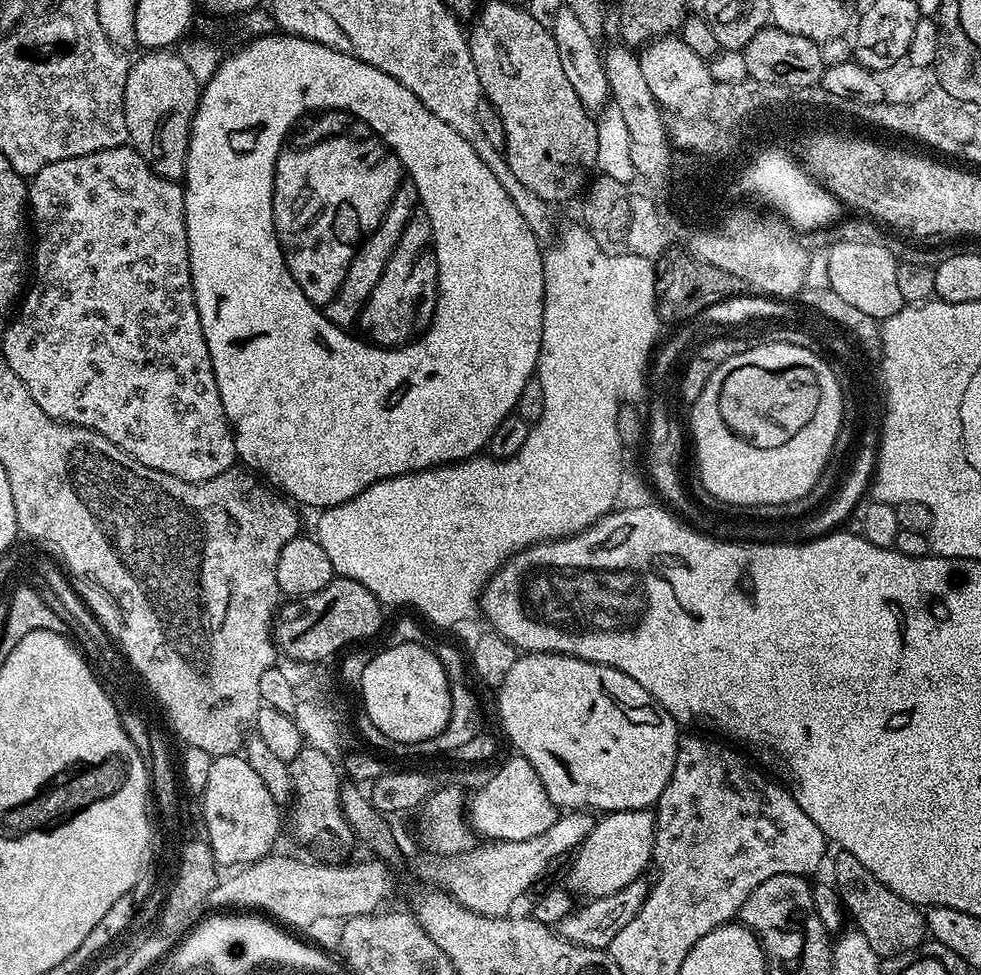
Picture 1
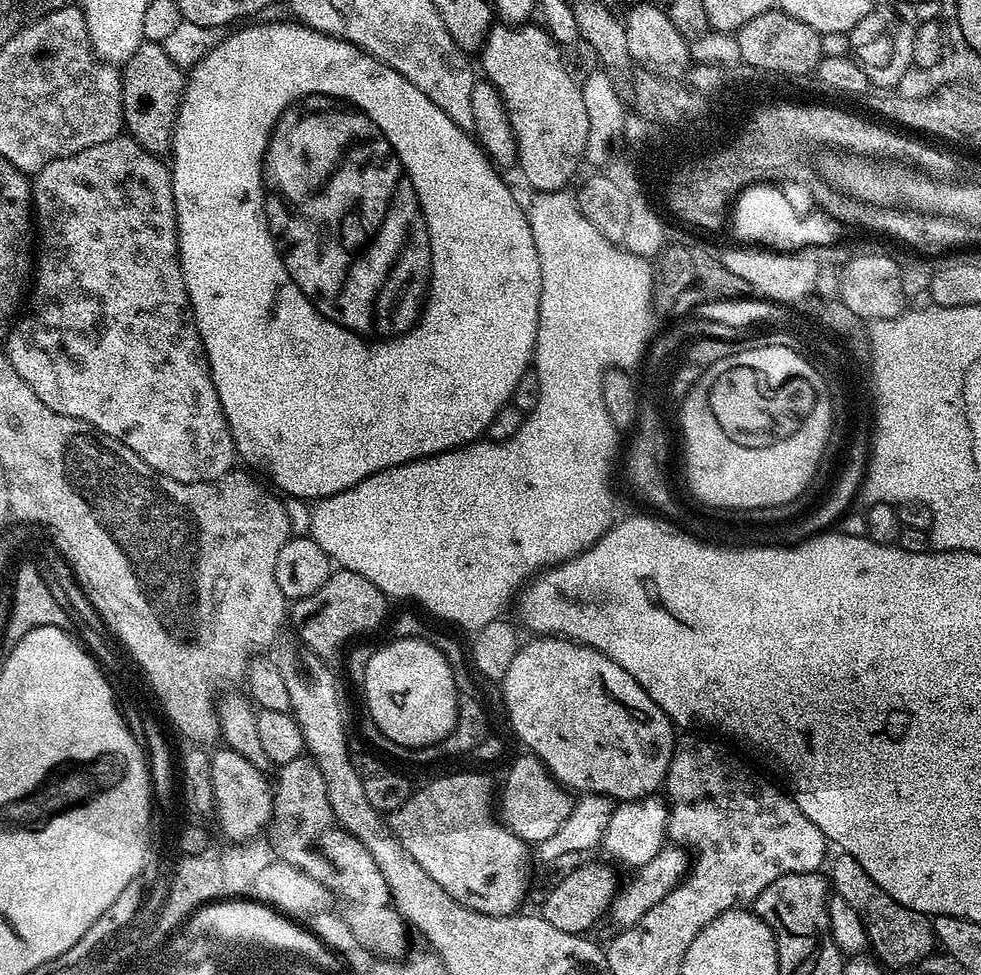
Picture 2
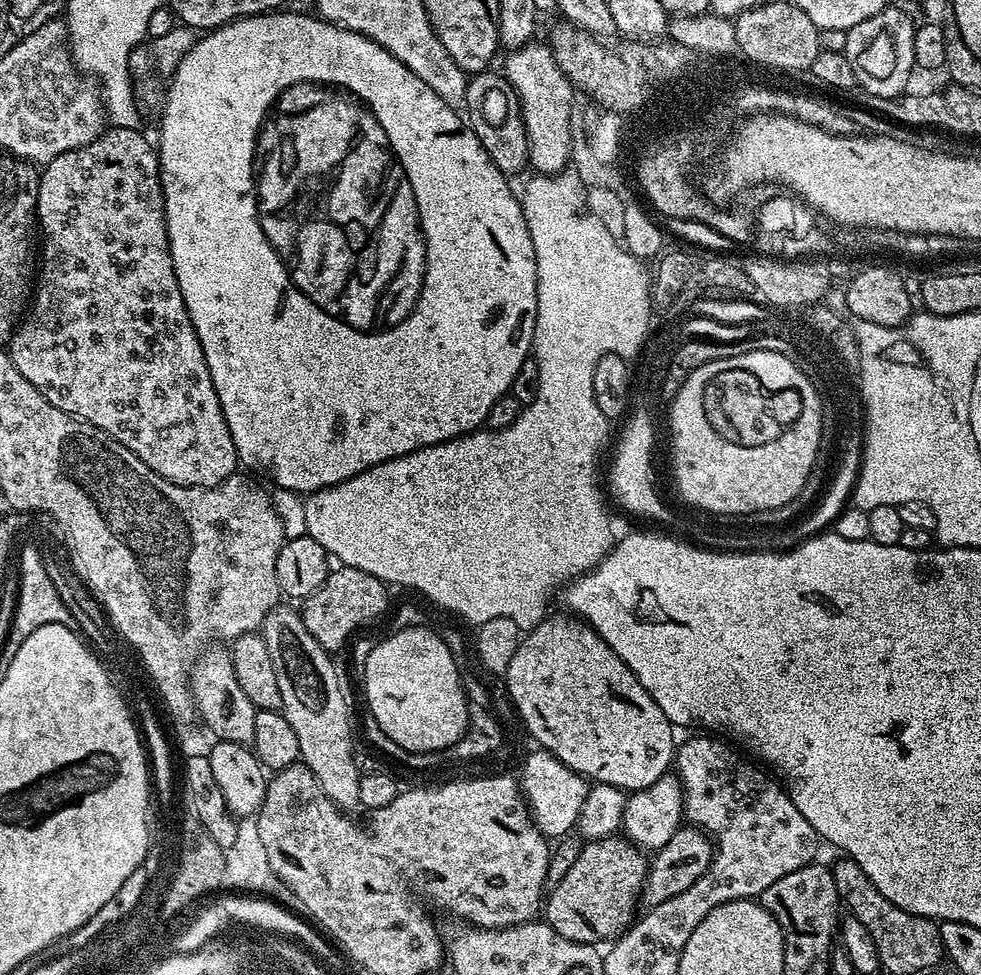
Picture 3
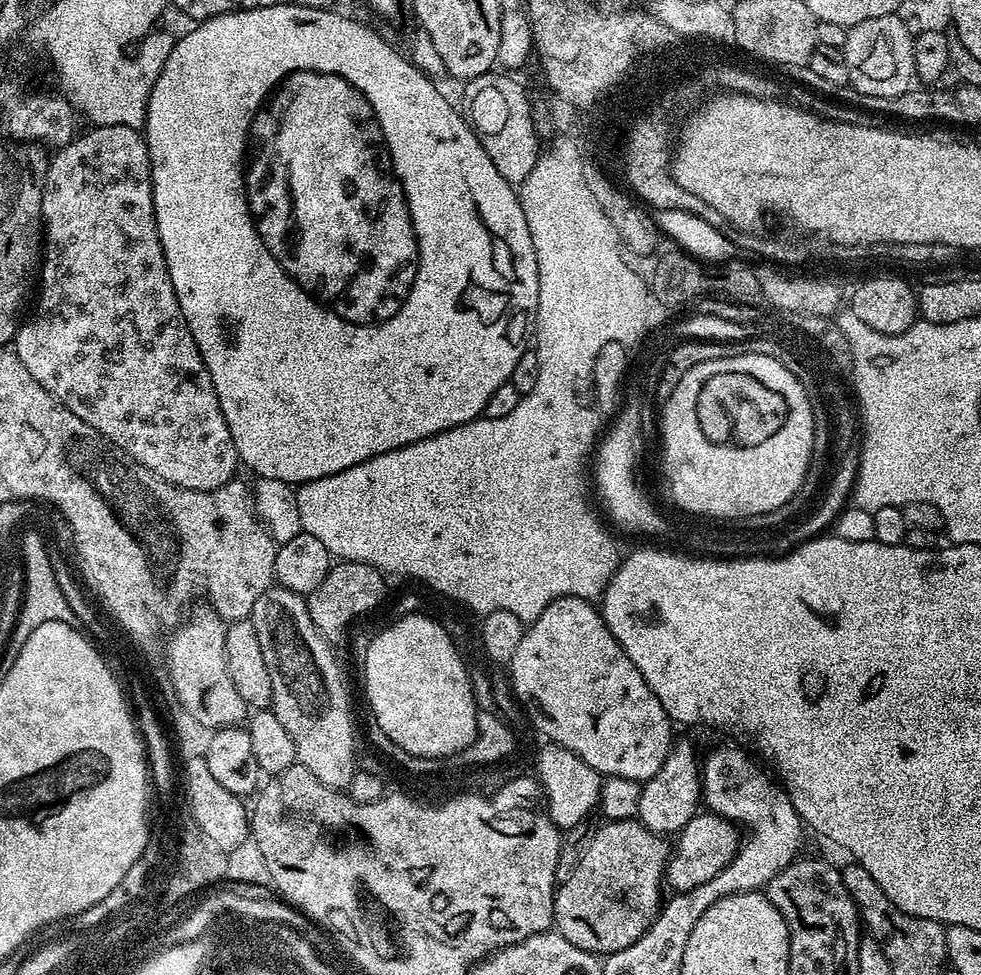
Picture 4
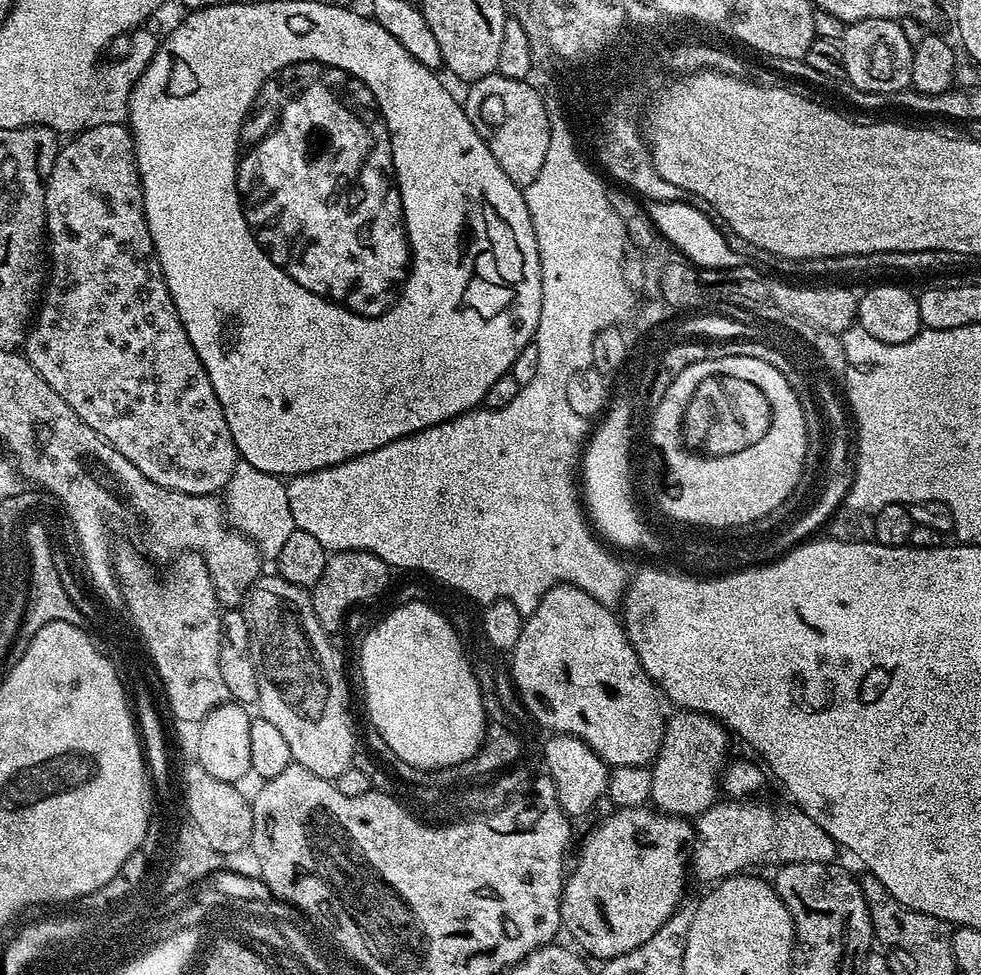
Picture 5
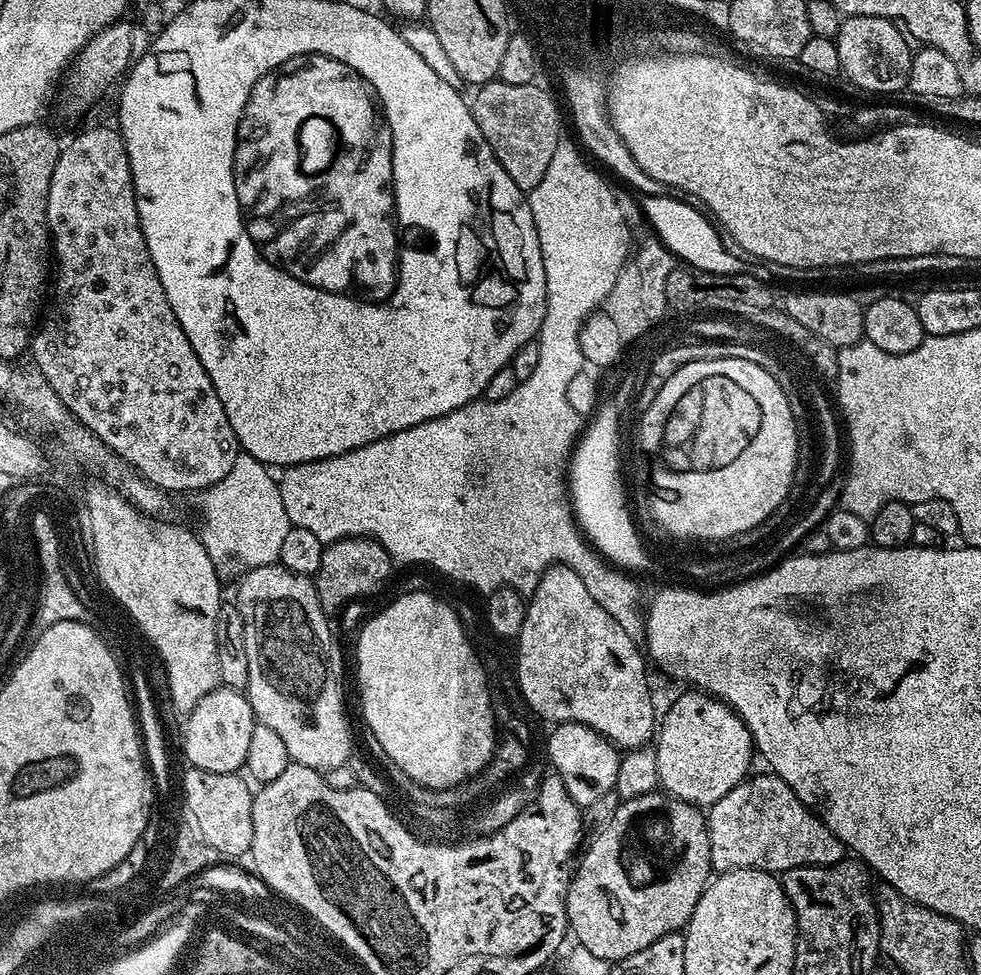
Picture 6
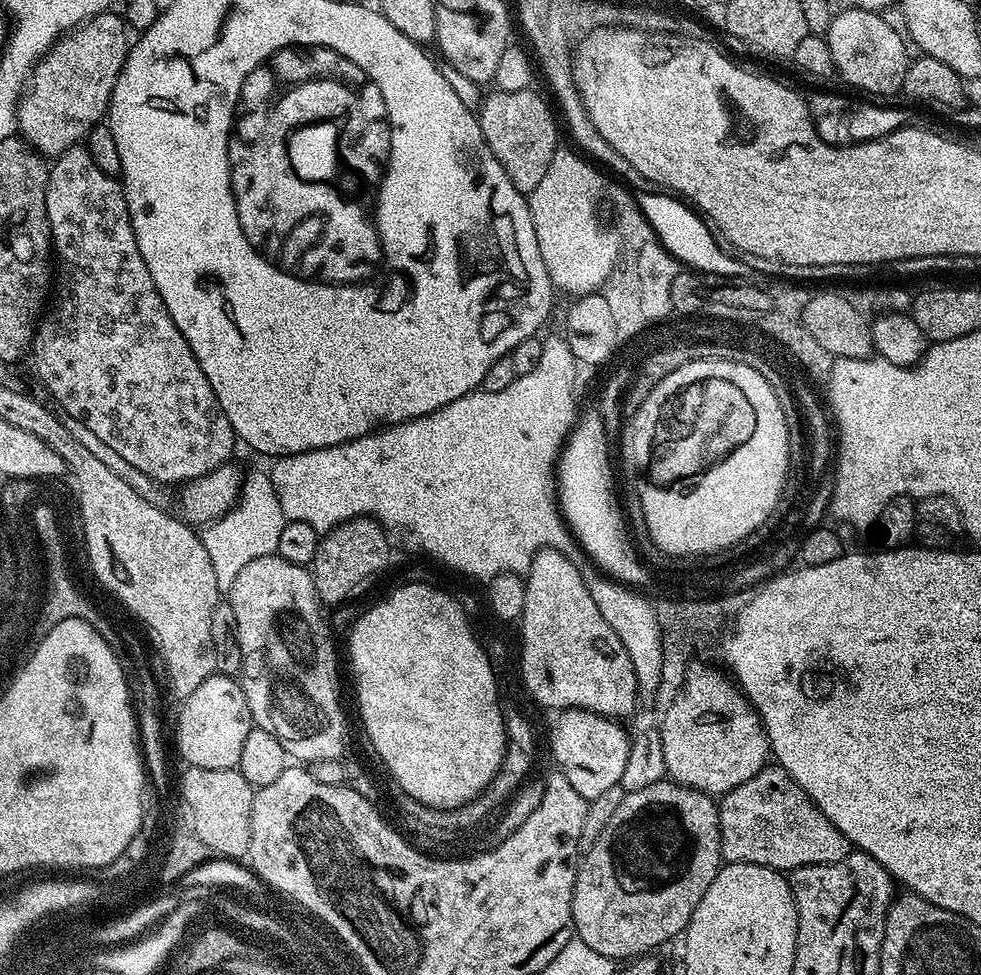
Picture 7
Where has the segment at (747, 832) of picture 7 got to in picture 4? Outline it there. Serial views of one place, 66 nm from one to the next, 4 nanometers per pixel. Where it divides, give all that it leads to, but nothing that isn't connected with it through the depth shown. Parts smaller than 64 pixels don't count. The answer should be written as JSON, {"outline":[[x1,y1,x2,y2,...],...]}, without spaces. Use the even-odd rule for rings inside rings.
{"outline":[[707,810,701,811,678,833,674,840,674,847,668,857,668,864,664,868,664,878,667,887,672,887,673,893,679,894,686,890,694,890,694,886,702,886,702,882,710,882,714,874,726,867,740,848,742,832,731,820,724,820,720,816]]}

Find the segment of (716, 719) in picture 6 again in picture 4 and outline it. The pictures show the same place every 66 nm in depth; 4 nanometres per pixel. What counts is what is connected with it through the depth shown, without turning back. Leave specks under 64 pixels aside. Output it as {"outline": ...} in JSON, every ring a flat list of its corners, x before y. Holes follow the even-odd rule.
{"outline":[[673,743,666,762,662,762,658,774,643,781,636,811,640,823,647,826,651,832,678,834,686,826,686,822,690,822,690,818,698,815,698,809,701,807,701,771,695,750,688,744]]}

